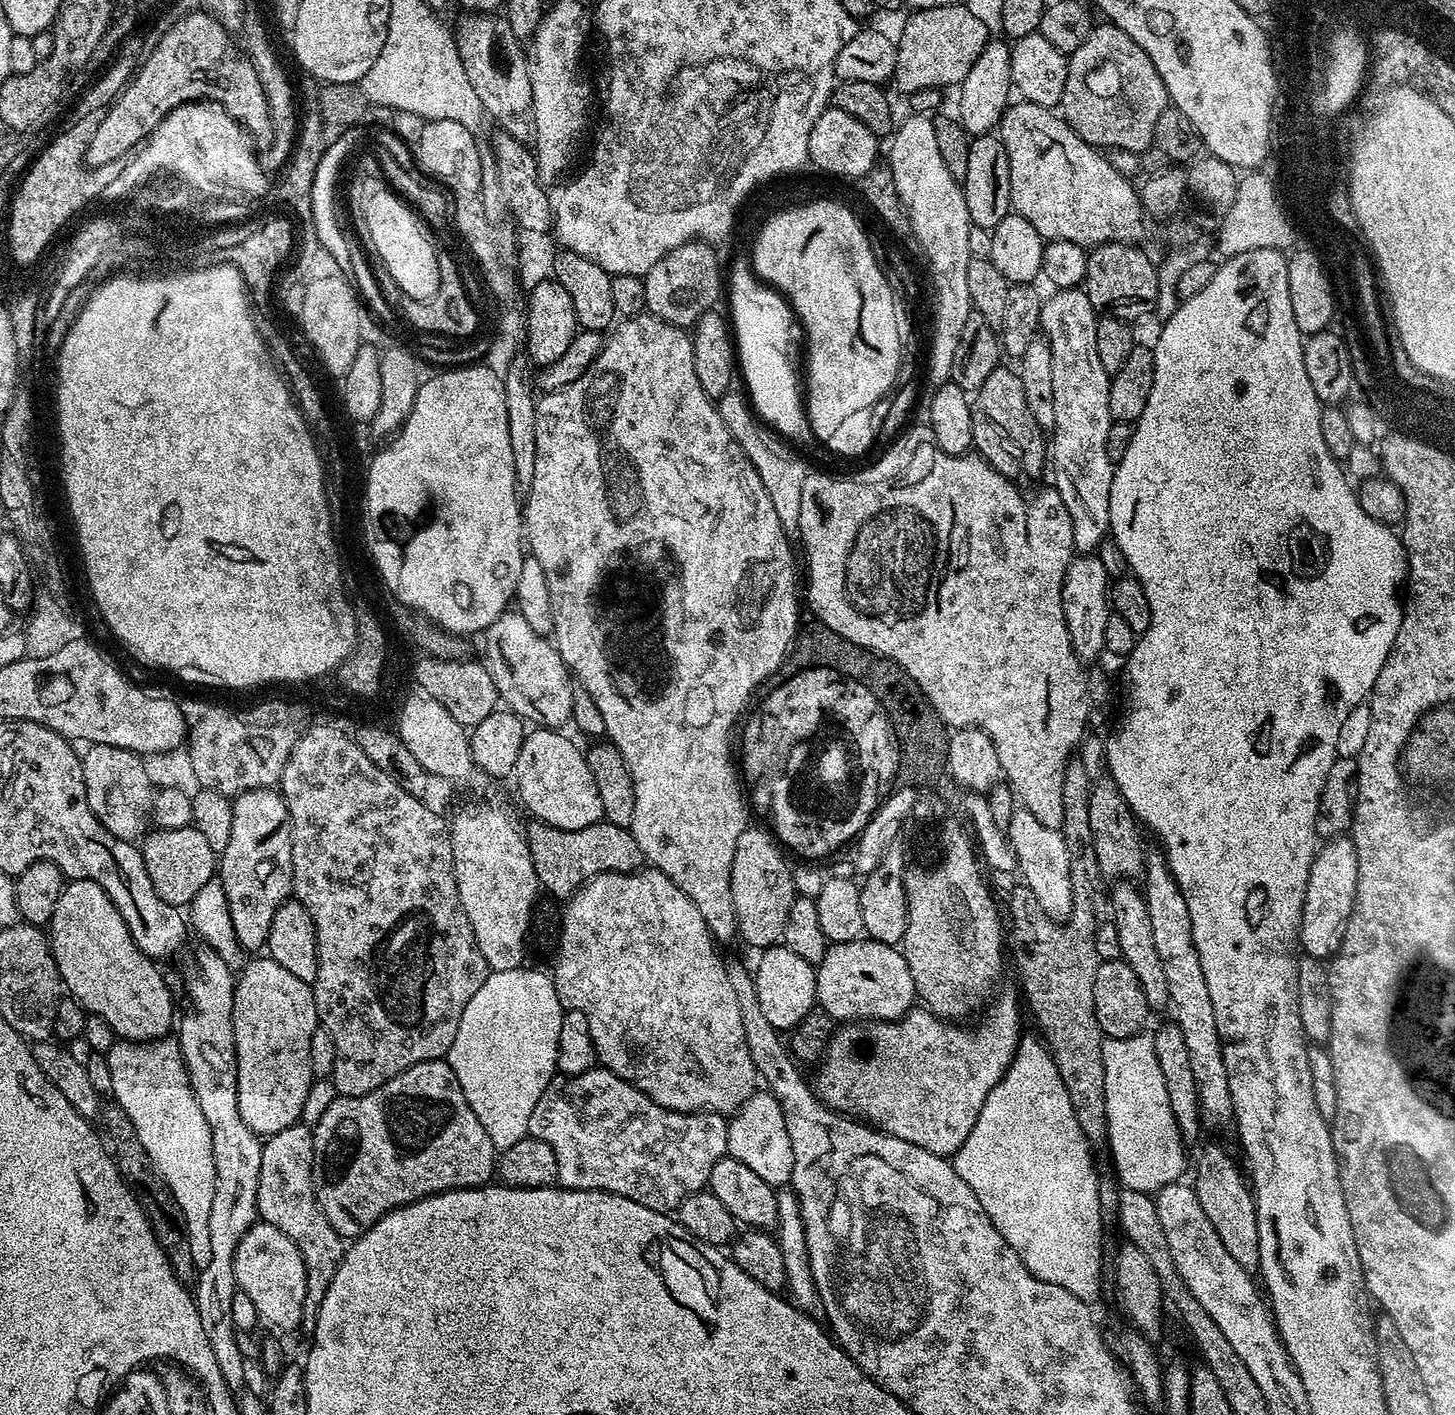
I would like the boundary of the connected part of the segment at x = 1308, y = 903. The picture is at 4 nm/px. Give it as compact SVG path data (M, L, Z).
M1332 838L1319 849L1310 866L1304 913L1300 923L1300 947L1303 955L1313 960L1327 961L1336 955L1344 941L1344 929L1352 917L1352 907L1358 890L1358 854L1351 839Z

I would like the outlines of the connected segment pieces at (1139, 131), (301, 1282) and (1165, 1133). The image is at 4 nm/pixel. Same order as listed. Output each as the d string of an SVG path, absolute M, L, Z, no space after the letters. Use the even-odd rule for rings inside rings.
M1097 23L1086 40L1068 56L1066 90L1060 99L1058 112L1072 127L1074 134L1078 134L1078 138L1082 138L1097 150L1143 153L1153 145L1154 126L1162 110L1169 107L1169 104L1166 86L1158 70L1154 70L1154 62L1150 62L1146 50L1142 50L1142 46L1134 42L1134 38L1130 38L1113 24Z
M261 1220L253 1224L235 1251L234 1270L239 1291L253 1299L255 1309L266 1324L272 1324L281 1333L301 1324L309 1301L308 1269L297 1244L284 1231Z
M1137 1034L1130 1038L1105 1039L1102 1046L1104 1063L1104 1097L1106 1098L1106 1118L1108 1119L1107 1147L1112 1148L1112 1164L1116 1167L1115 1179L1123 1187L1155 1194L1167 1184L1175 1184L1184 1172L1184 1149L1174 1114L1171 1113L1169 1095L1163 1081L1155 1042L1148 1034Z

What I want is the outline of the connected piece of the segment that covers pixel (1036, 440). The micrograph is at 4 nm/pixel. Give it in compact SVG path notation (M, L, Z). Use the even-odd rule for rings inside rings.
M1007 366L994 369L974 393L971 405L972 442L984 461L1010 480L1038 475L1040 467L1046 464L1046 432L1034 422L1034 414L1026 406L1026 390L1022 390L1019 371L1011 372Z

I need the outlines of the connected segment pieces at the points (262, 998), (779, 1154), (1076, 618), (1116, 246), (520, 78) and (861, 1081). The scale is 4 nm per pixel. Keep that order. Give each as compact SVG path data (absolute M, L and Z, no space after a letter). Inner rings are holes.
M260 958L249 959L252 961L248 965L245 963L235 977L232 1017L238 1066L238 1114L242 1114L242 1122L246 1122L257 1136L267 1138L300 1120L306 1094L310 1094L314 1079L310 1070L310 1038L314 1038L318 1017L311 984L302 982L302 978L294 978L290 970L278 966L271 958L256 959Z
M757 1090L753 1092L751 1098L728 1120L728 1155L738 1158L738 1162L744 1163L749 1170L754 1170L754 1174L758 1174L758 1178L762 1178L762 1182L766 1182L774 1189L779 1190L791 1181L792 1171L794 1170L794 1146L790 1146L790 1134L786 1131L786 1118L784 1117L782 1106L778 1102L778 1098L774 1098L771 1092L767 1090Z
M1082 554L1072 560L1063 582L1063 616L1066 618L1072 649L1082 662L1103 655L1106 622L1110 615L1109 590L1109 576L1097 555Z
M1115 240L1109 244L1095 245L1088 252L1084 293L1097 310L1114 310L1115 315L1129 318L1143 304L1155 305L1158 298L1157 265L1136 244L1123 244Z
M471 10L465 11L464 16L460 21L457 22L456 28L454 26L454 35L456 37L456 49L458 50L459 57L462 60L462 64L465 67L466 78L470 81L470 86L473 87L474 91L478 95L478 100L482 102L482 106L485 113L492 119L496 120L496 126L503 132L510 134L514 137L516 141L522 141L524 143L529 143L533 139L532 135L532 91L530 90L530 80L528 76L529 63L524 51L520 50L522 48L522 41L514 34L514 30L510 30L510 22L504 17L503 14L497 14L495 11L490 12L474 12Z
M1004 992L998 996L996 1005L994 1000L987 1009L988 1021L977 1028L963 1028L965 1025L960 1022L945 1023L927 1010L907 1012L898 1020L841 1023L833 1031L819 1061L820 1069L814 1079L816 1096L829 1108L859 1118L894 1138L902 1138L902 1142L914 1142L914 1146L922 1146L922 1150L930 1150L930 1154L955 1157L962 1142L970 1138L970 1130L974 1130L974 1122L978 1122L978 1114L990 1090L994 1090L1006 1074L1022 1035L1015 994Z

